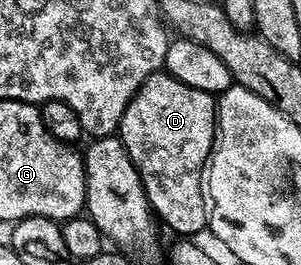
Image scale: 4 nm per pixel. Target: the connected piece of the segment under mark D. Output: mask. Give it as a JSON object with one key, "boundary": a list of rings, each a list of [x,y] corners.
{"boundary":[[[166,71],[154,73],[133,95],[125,115],[121,119],[117,136],[127,148],[127,153],[139,172],[139,178],[147,192],[147,198],[158,220],[163,221],[179,235],[193,235],[208,228],[209,202],[205,196],[205,170],[217,140],[217,101],[197,87],[189,87]]]}

